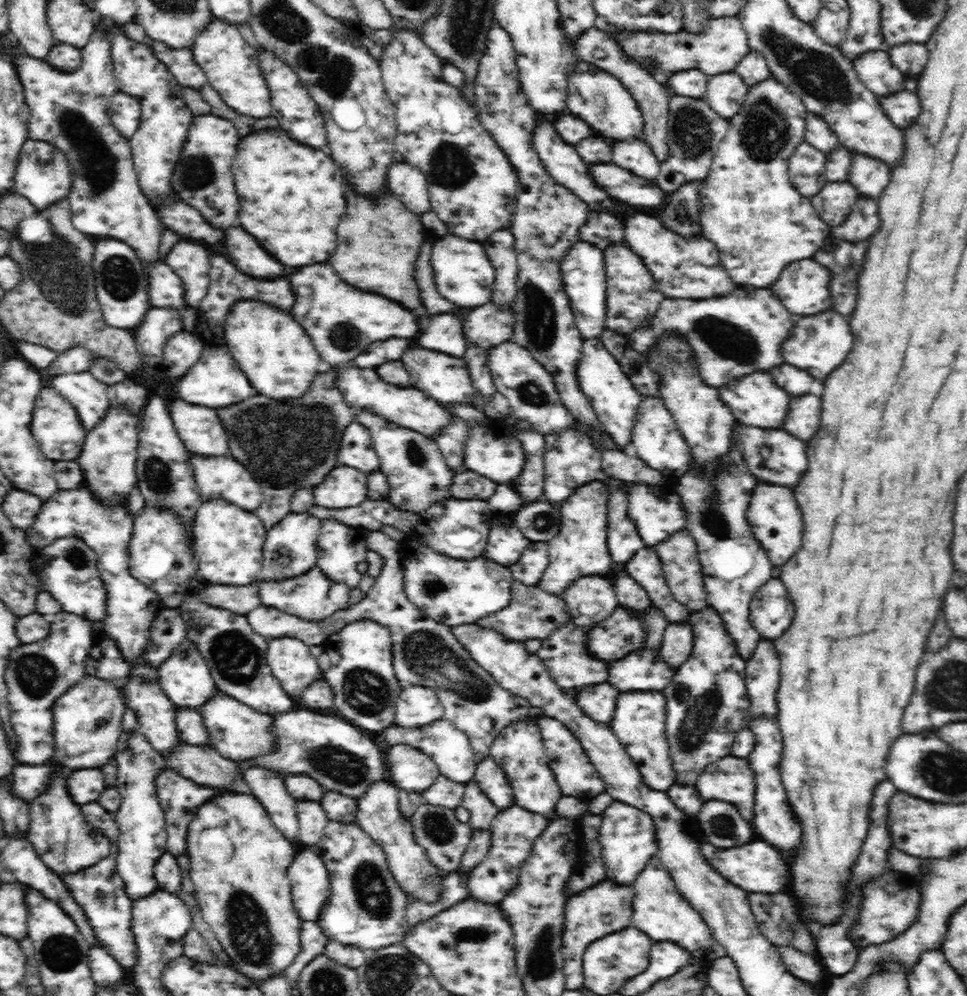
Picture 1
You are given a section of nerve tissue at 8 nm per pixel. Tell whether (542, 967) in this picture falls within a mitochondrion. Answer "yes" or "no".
yes

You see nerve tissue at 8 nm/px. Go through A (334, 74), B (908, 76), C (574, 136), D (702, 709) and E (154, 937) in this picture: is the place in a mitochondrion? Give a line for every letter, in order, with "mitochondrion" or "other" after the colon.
A: mitochondrion
B: other
C: other
D: mitochondrion
E: other

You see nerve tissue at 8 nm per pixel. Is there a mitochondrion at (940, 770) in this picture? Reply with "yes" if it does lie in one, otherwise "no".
yes

